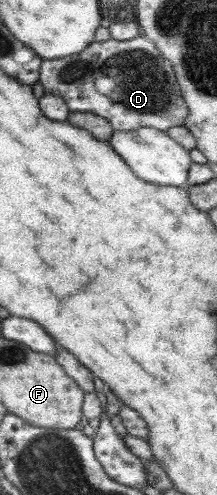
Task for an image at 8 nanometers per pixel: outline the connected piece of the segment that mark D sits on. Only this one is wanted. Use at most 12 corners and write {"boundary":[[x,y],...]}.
{"boundary":[[143,35],[42,60],[69,112],[113,131],[188,115],[172,65]]}

